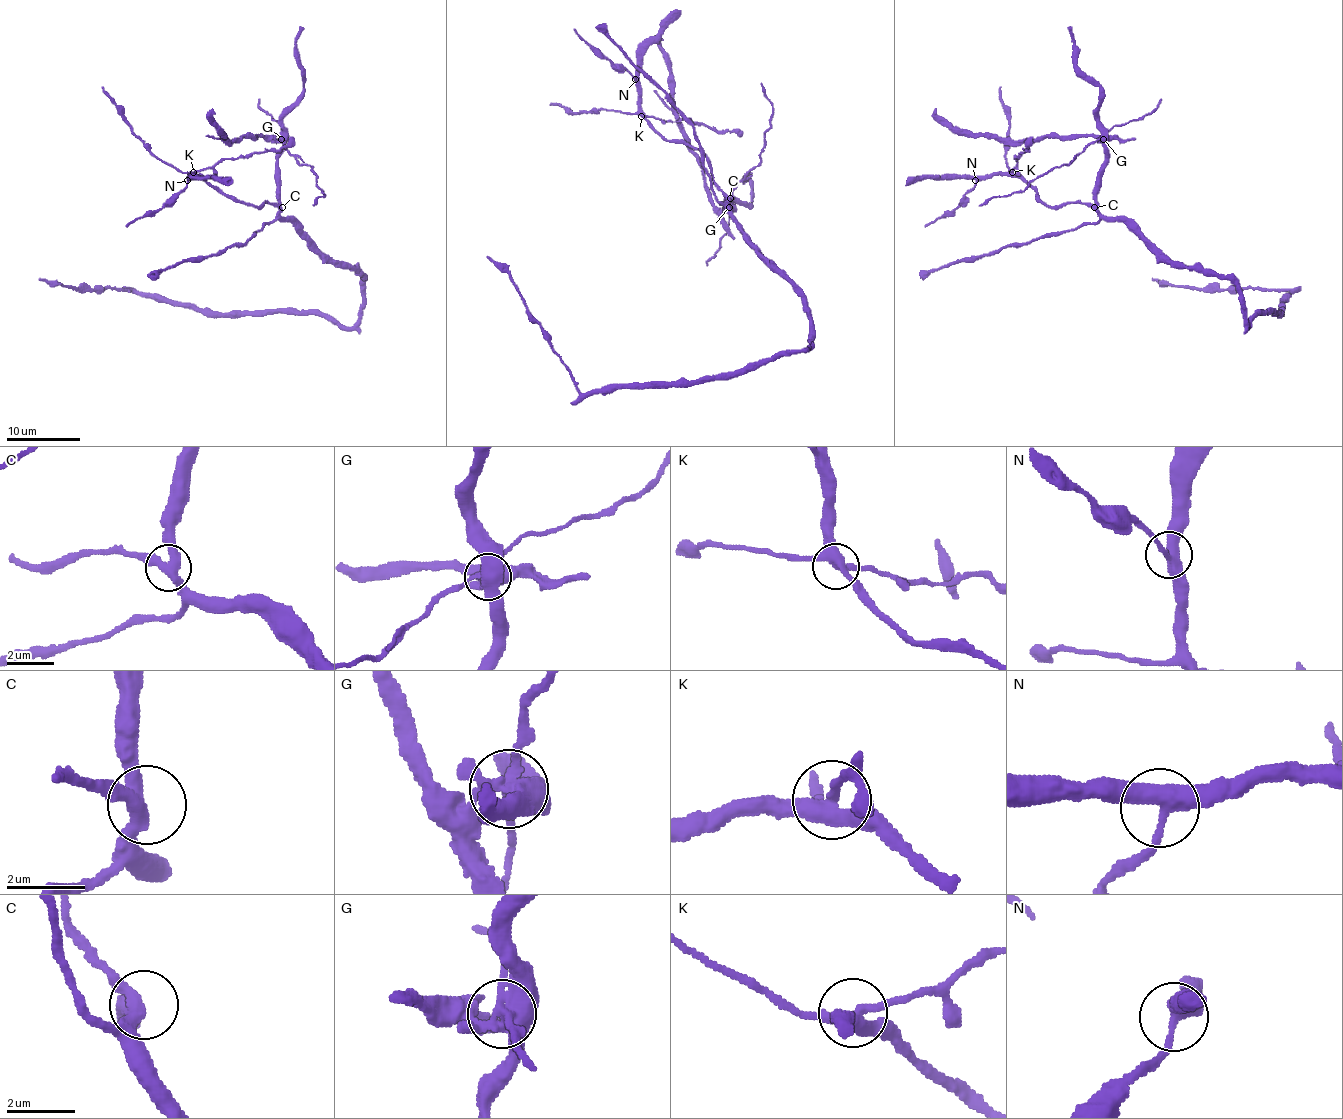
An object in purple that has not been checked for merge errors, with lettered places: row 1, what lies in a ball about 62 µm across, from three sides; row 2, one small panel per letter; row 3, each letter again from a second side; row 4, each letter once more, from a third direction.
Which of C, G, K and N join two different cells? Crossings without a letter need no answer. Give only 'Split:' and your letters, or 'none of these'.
Split: G, K

